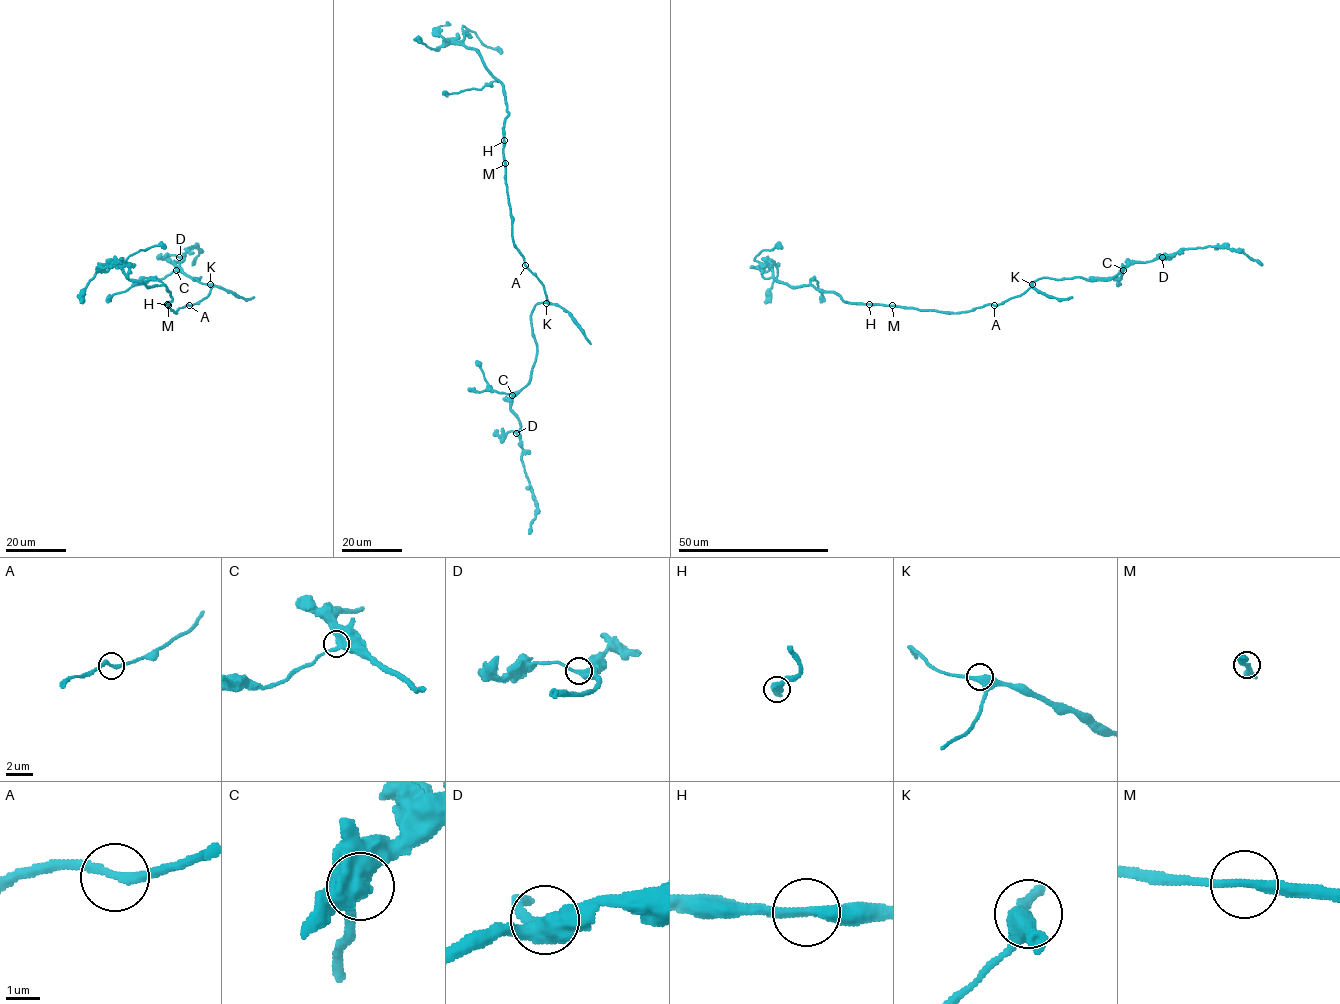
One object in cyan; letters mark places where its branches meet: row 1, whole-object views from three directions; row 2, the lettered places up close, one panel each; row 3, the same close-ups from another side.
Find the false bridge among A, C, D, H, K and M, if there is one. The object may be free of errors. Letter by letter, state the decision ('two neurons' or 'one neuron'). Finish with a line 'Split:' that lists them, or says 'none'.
A: one neuron
C: one neuron
D: one neuron
H: one neuron
K: one neuron
M: one neuron
Split: none

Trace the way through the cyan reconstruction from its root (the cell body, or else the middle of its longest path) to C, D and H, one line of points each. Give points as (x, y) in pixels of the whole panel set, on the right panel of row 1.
C: (988, 304), (1000, 304), (1020, 295), (1031, 283), (1042, 277), (1109, 280), (1123, 270)
D: (988, 304), (1000, 304), (1020, 295), (1031, 283), (1042, 277), (1109, 280), (1126, 266), (1162, 257)
H: (988, 304), (964, 312), (945, 313), (869, 304)

